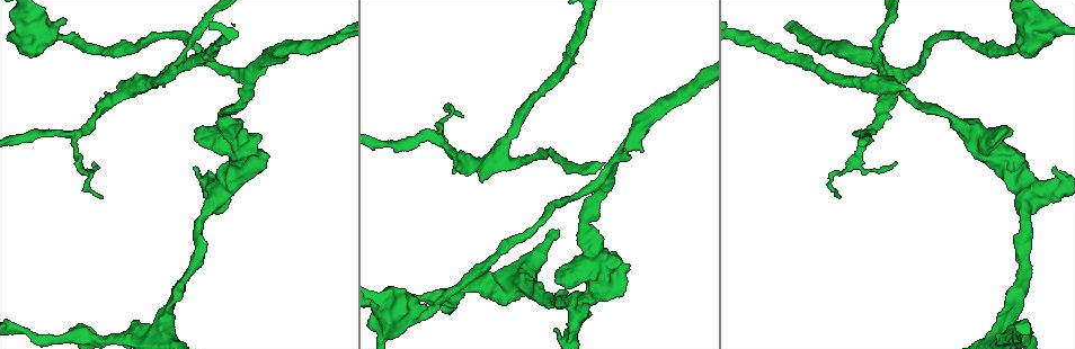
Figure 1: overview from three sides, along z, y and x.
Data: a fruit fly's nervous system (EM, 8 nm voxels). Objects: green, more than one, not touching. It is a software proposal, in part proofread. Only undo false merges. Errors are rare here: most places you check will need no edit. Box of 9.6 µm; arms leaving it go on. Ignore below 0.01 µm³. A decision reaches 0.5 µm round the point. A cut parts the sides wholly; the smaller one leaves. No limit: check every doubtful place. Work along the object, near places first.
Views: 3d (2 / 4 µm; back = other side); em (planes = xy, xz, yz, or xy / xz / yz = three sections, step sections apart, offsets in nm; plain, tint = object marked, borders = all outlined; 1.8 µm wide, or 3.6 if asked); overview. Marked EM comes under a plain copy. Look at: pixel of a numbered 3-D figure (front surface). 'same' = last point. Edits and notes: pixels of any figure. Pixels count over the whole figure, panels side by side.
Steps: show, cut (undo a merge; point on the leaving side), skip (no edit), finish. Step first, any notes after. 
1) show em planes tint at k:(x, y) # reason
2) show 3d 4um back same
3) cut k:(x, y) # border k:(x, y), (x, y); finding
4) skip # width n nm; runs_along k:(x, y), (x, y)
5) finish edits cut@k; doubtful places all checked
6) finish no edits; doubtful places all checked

show 3d 4um back at 1:(242, 77) # branch point

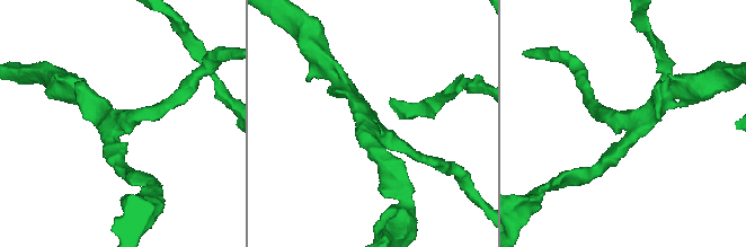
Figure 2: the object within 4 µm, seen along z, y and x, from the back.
show em xz step 4 tint at 2:(628, 121) # need the tissue

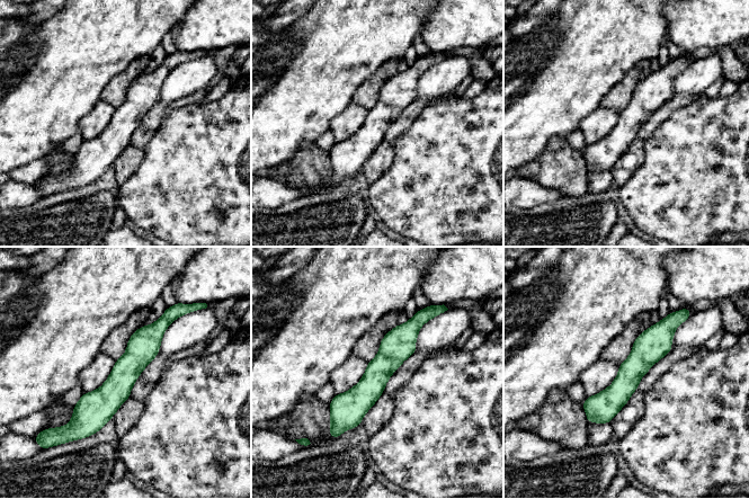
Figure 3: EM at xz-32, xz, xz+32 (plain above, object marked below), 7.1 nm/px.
show em planes tint same

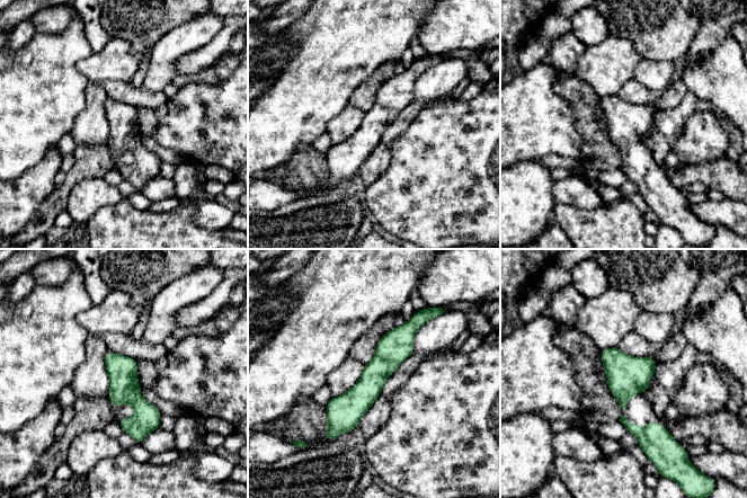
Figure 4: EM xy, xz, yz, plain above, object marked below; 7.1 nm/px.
skip # runs_along 4:(417, 323), (331, 427); continuous, no second neuron

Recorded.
show 3d 4um at 1:(1026, 192) # sharp bend

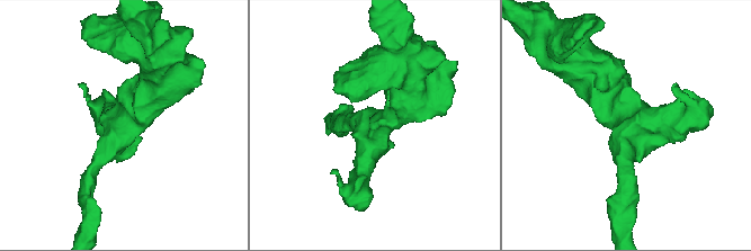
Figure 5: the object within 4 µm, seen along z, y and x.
show em planes borders at 5:(126, 120)

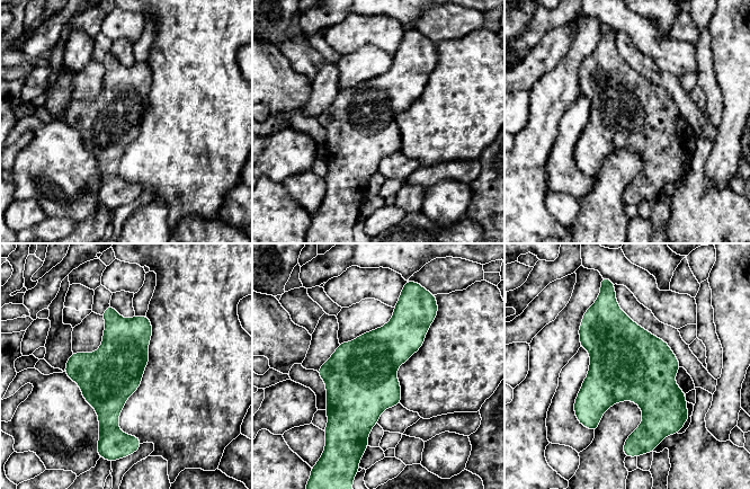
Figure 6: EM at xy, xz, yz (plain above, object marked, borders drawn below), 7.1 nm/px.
skip # one neuron here

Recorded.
show em planes tint at 1:(424, 312)

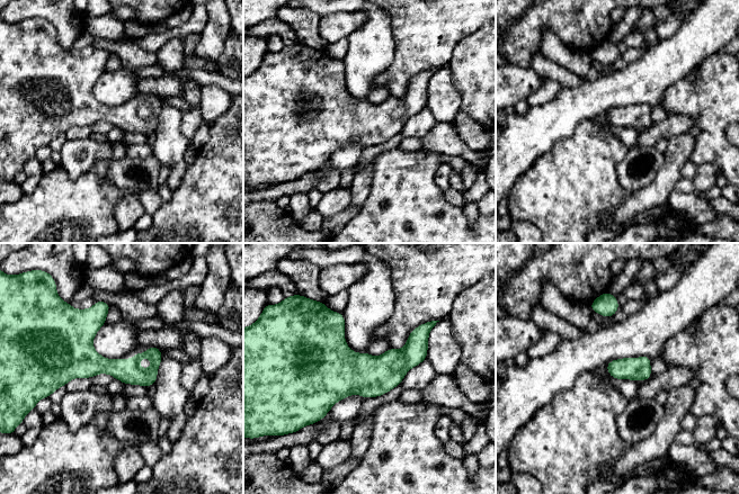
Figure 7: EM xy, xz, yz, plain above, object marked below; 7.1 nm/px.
skip # width 160 nm; one neuron here

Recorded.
show em yz step 4 tint at 1:(436, 139) # a fork

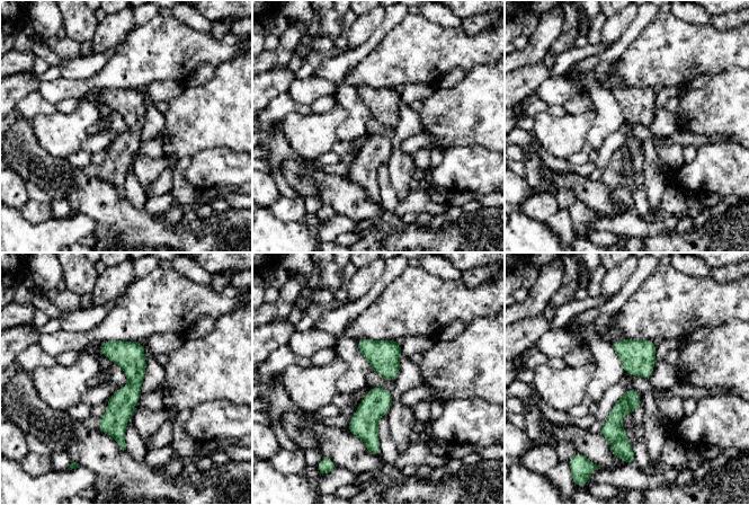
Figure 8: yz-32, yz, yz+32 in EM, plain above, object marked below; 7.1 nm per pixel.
show em planes tint same # cut it another way

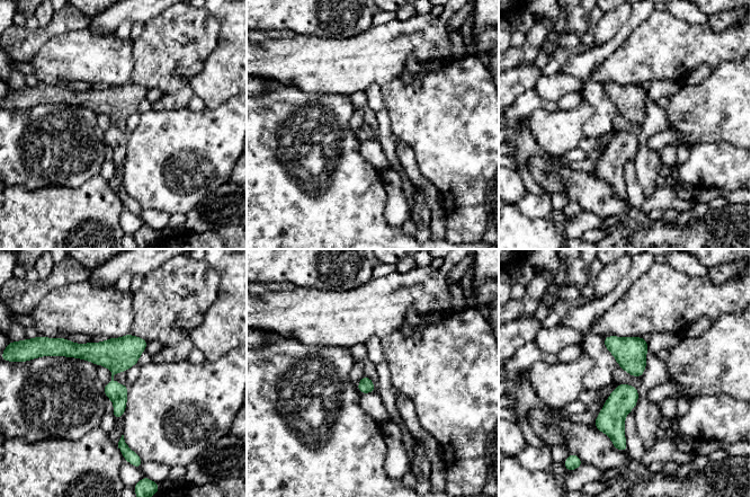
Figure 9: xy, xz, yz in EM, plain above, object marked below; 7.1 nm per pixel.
skip # runs_along 9:(57, 352), (113, 367), (117, 416); all the same neuron

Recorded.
finish no edits; doubtful places all checked

